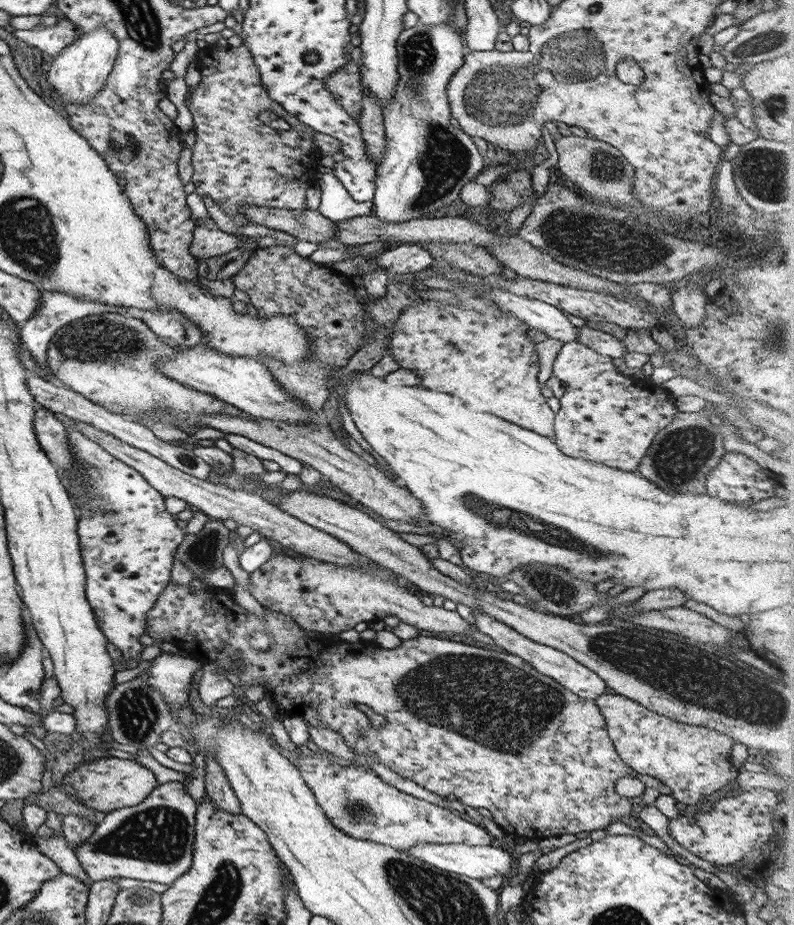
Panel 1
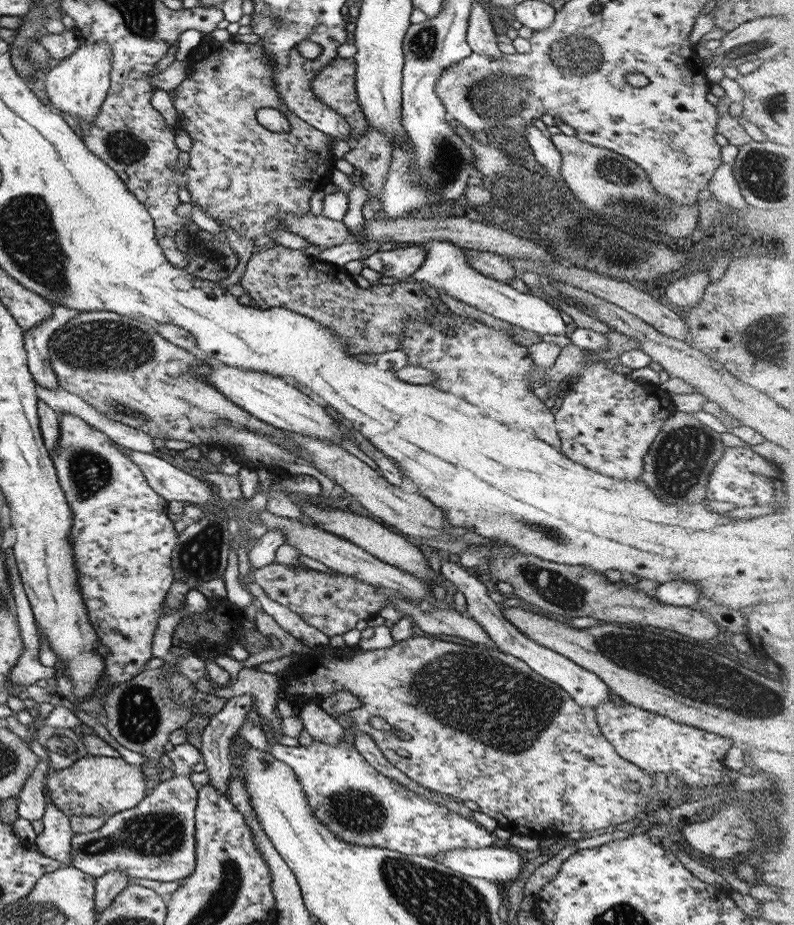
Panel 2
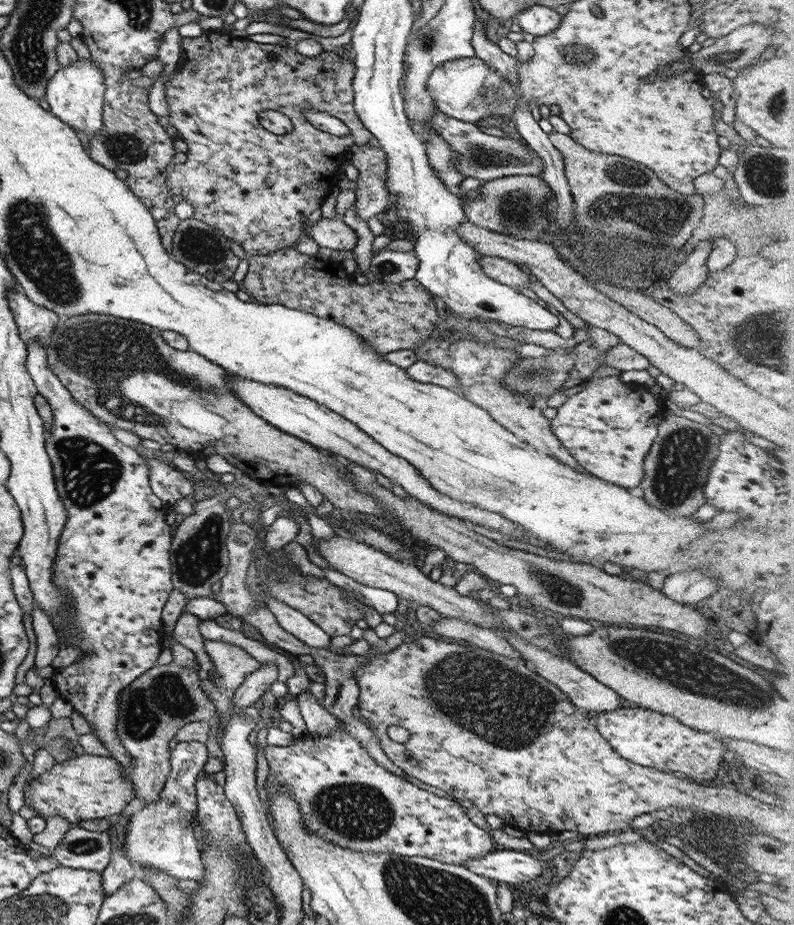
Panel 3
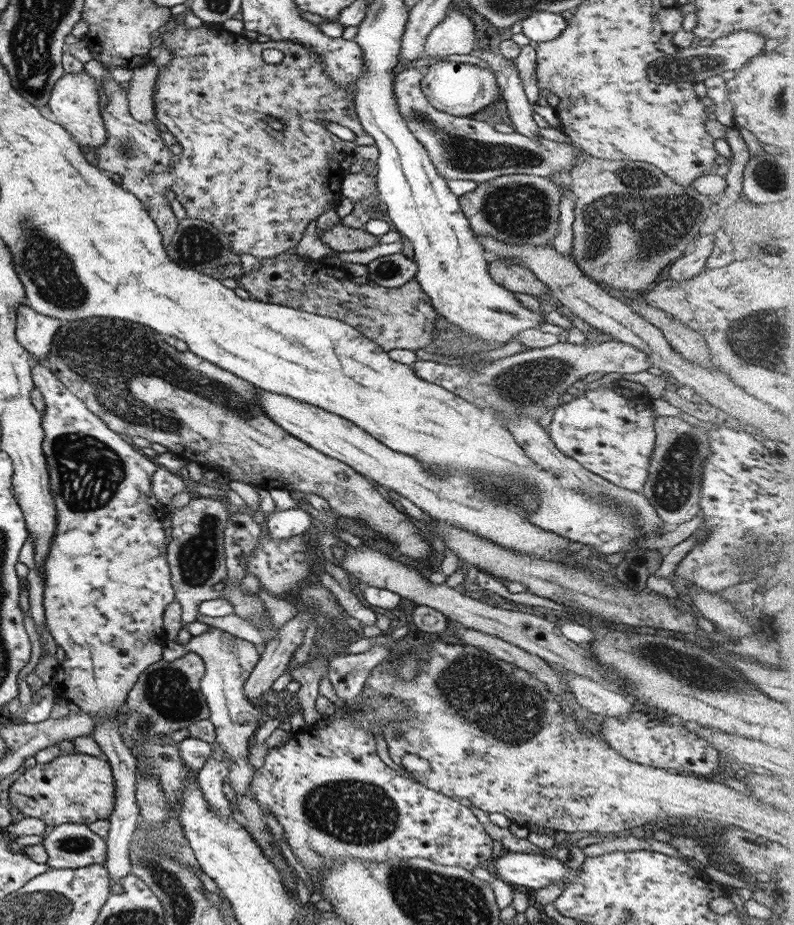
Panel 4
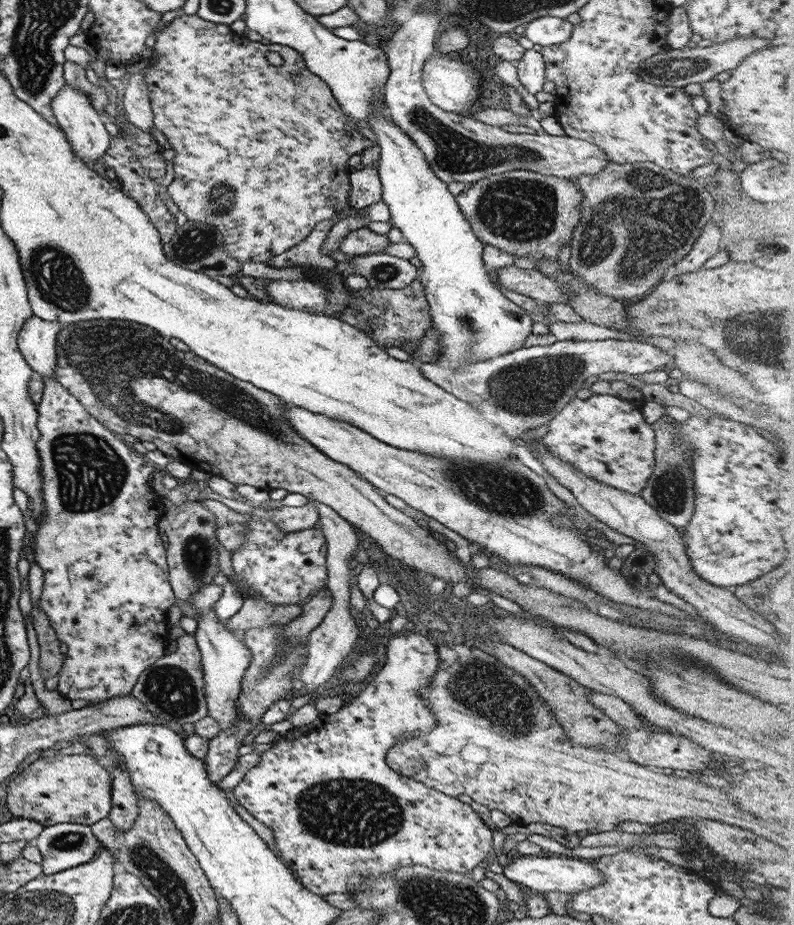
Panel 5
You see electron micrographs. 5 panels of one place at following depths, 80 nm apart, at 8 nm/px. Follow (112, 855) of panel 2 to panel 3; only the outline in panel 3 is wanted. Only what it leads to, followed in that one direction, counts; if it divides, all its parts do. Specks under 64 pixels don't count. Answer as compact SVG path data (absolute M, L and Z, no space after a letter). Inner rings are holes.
M177 742L173 749L170 749L168 762L170 764L170 772L162 789L160 790L156 802L148 802L142 804L142 809L137 813L130 814L128 823L123 827L123 845L122 849L135 870L139 871L149 867L154 871L163 871L169 876L181 880L195 880L200 882L204 877L204 866L200 859L200 850L198 842L193 837L193 823L196 812L196 794L194 782L198 779L198 775L207 762L206 746L201 742ZM72 824L50 852L50 857L60 864L60 868L101 872L110 859L110 844L109 828L94 832Z

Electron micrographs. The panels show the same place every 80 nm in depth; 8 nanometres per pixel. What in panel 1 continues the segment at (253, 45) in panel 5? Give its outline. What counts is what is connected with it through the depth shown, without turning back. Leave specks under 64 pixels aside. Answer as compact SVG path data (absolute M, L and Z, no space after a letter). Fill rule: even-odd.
M215 43L206 45L196 52L199 66L199 82L191 87L187 110L192 116L192 130L195 132L195 143L191 148L190 182L194 183L197 196L209 196L224 215L227 215L235 228L247 226L247 220L239 214L239 209L247 204L273 209L306 210L305 190L316 180L316 158L321 155L314 145L312 134L316 131L305 126L283 110L274 100L269 98L260 81L260 72L255 66L252 54L245 45L238 47L218 47ZM351 60L347 61L342 67L334 70L334 73L326 76L324 85L339 106L358 121L362 111L358 66ZM261 111L271 112L282 118L290 129L279 131L269 127L258 119Z

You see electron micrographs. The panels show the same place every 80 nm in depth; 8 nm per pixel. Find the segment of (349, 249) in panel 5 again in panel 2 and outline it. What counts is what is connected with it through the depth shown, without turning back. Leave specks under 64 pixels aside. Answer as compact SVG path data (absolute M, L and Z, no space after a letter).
M307 213L303 217L288 215L281 219L279 226L287 228L287 232L293 232L311 245L321 249L335 247L345 243L349 232L340 221L327 219L325 216Z

